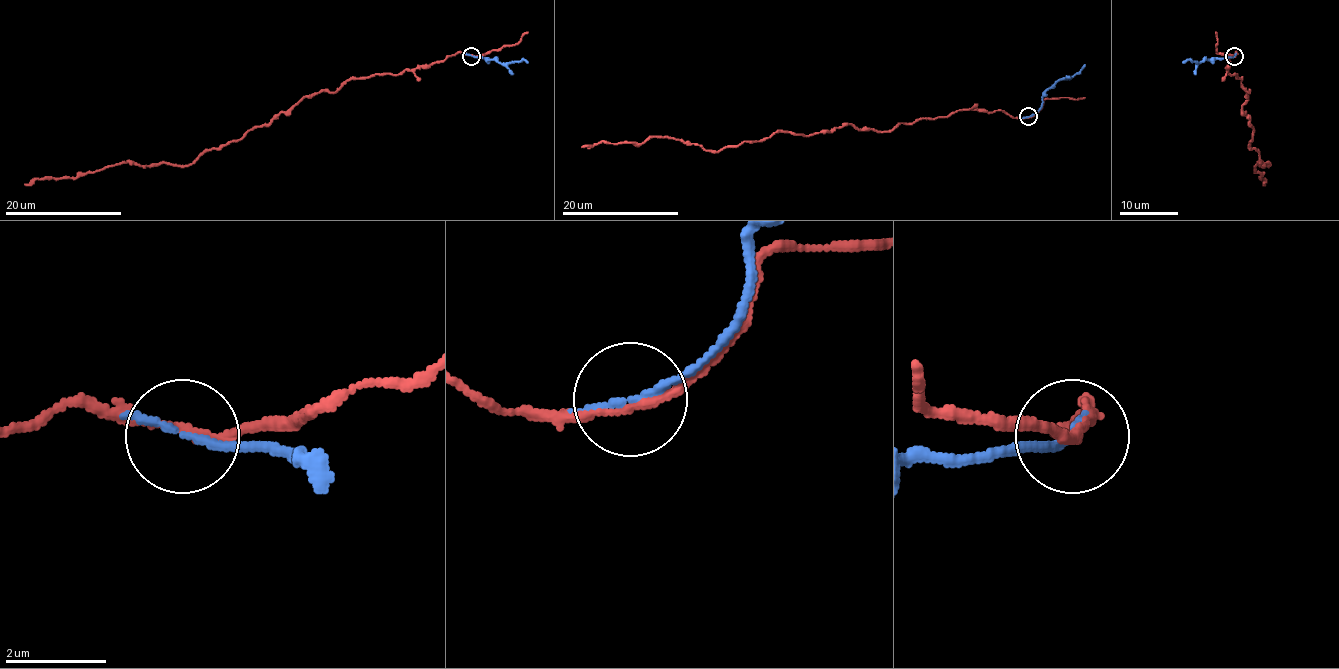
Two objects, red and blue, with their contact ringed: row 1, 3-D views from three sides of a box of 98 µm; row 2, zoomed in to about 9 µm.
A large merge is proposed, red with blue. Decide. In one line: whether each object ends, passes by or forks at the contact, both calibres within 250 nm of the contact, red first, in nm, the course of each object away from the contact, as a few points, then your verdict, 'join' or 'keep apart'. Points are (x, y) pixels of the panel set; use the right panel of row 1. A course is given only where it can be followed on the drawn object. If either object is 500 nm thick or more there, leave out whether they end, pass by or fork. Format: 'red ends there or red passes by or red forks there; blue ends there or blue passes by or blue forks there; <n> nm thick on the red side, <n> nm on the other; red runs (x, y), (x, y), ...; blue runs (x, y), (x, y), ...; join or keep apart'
red passes by; blue passes by; 170 nm thick on the red side, 130 nm on the other; red runs (1235, 56), (1227, 70), (1249, 91), (1242, 110), (1254, 129), (1249, 146), (1270, 165), (1255, 165), (1265, 184); blue runs (1235, 56), (1182, 63); keep apart

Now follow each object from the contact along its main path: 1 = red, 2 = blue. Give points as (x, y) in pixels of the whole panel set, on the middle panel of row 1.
1: (1029, 117), (960, 109), (891, 131), (846, 124), (807, 136), (776, 131), (709, 152), (665, 137), (582, 147)
2: (1029, 117), (1039, 109), (1042, 95), (1046, 90), (1058, 80), (1071, 79), (1084, 64)

